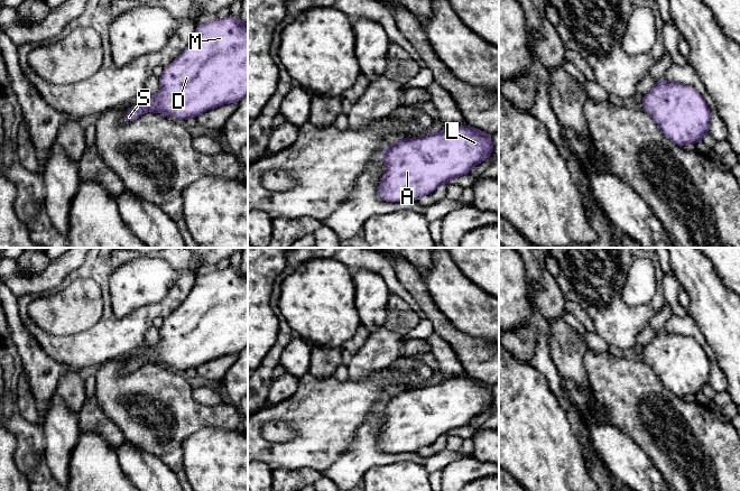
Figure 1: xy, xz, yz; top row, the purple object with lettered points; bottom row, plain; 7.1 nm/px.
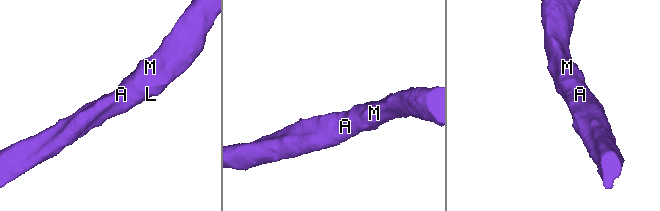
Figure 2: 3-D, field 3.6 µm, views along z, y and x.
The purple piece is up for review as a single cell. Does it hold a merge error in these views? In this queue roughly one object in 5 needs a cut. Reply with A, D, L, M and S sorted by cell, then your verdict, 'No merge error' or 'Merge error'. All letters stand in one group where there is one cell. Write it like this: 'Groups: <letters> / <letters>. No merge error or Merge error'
Groups: A D L M S. No merge error

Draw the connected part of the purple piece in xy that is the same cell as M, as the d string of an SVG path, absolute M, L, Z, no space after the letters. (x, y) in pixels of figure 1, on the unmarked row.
M229 266L197 276L187 298L164 318L159 336L158 344L142 348L140 358L129 356L122 372L133 372L151 362L185 373L222 355L239 354L248 345L248 275Z

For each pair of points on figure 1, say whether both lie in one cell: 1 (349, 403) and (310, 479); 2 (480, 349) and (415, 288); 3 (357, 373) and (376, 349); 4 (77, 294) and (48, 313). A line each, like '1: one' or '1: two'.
1: two
2: one
3: one
4: one

